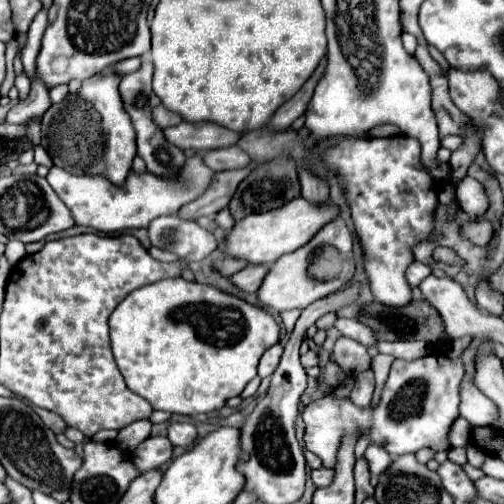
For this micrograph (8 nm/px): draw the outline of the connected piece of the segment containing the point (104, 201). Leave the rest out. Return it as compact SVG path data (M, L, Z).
M193 156L187 160L183 170L177 178L157 178L149 172L135 174L127 178L123 186L113 186L107 178L101 176L75 176L57 166L53 166L47 174L47 182L55 190L55 194L63 200L63 204L71 210L73 220L77 226L91 226L99 232L119 232L119 230L133 230L133 228L147 228L147 224L159 216L175 214L181 206L193 202L197 196L203 194L211 180L211 170L203 164L201 156Z

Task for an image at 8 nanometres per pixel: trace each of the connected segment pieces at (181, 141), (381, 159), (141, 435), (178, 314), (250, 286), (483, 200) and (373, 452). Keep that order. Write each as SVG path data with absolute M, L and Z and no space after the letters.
M181 122L177 126L165 128L163 136L169 144L175 144L181 150L193 148L197 152L233 146L241 138L241 134L227 130L223 126L217 126L213 122L199 122L199 124Z
M405 136L393 138L359 138L359 140L343 140L339 146L325 152L325 162L337 170L351 206L355 232L361 238L365 250L365 270L369 276L369 286L377 302L401 308L401 304L409 304L411 286L403 278L407 266L413 262L413 246L425 240L433 230L433 210L437 208L437 184L425 170L419 160L419 142Z
M137 420L125 428L119 430L117 442L123 450L135 450L145 438L151 434L151 422L149 420Z
M181 276L165 278L151 286L133 290L111 314L109 328L113 356L127 386L145 398L153 410L183 416L219 410L229 398L239 396L257 376L261 354L277 344L281 334L279 324L265 308L253 306L215 286L187 282Z
M249 264L247 268L243 268L241 272L233 274L231 280L247 294L251 292L257 292L259 290L259 284L263 282L263 276L267 274L267 268L269 264L263 264L263 266L257 266L257 264Z
M465 176L457 186L457 204L471 218L481 218L489 208L489 198L475 178Z
M371 444L367 448L365 456L367 456L367 462L369 462L371 474L381 474L383 468L391 464L391 456L389 456L389 452L381 444Z

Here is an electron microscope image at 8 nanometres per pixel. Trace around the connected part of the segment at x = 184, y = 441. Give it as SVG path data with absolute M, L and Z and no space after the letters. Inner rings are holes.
M173 422L169 424L169 430L167 430L167 438L173 442L173 446L191 446L197 438L197 430L193 424L189 422Z

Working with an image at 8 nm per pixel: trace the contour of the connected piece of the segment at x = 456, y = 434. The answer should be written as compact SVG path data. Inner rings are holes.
M459 417L450 429L448 440L452 448L466 447L472 441L472 426L463 417Z

